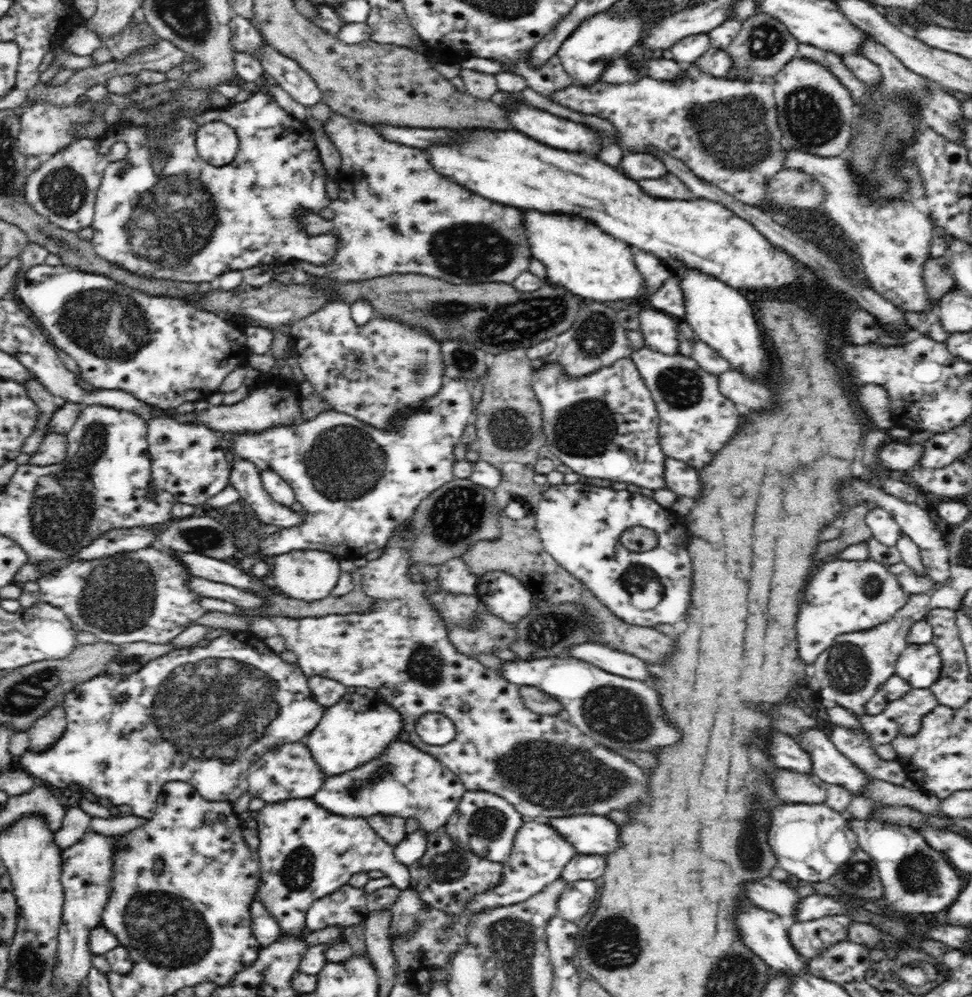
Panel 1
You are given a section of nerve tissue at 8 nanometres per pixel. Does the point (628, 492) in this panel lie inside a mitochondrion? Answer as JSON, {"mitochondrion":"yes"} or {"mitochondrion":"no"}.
{"mitochondrion":"no"}

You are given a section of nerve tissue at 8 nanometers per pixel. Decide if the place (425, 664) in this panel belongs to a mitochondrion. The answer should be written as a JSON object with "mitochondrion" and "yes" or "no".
{"mitochondrion":"yes"}

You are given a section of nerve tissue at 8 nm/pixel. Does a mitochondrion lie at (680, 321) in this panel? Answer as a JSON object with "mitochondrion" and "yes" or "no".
{"mitochondrion":"no"}

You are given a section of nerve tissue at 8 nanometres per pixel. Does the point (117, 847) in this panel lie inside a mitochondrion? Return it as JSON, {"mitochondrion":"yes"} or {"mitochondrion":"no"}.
{"mitochondrion":"no"}

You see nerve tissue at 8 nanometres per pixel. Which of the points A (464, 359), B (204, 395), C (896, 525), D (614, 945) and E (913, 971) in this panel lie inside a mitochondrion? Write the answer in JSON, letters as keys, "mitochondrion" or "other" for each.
{"A":"mitochondrion","B":"other","C":"other","D":"mitochondrion","E":"mitochondrion"}

